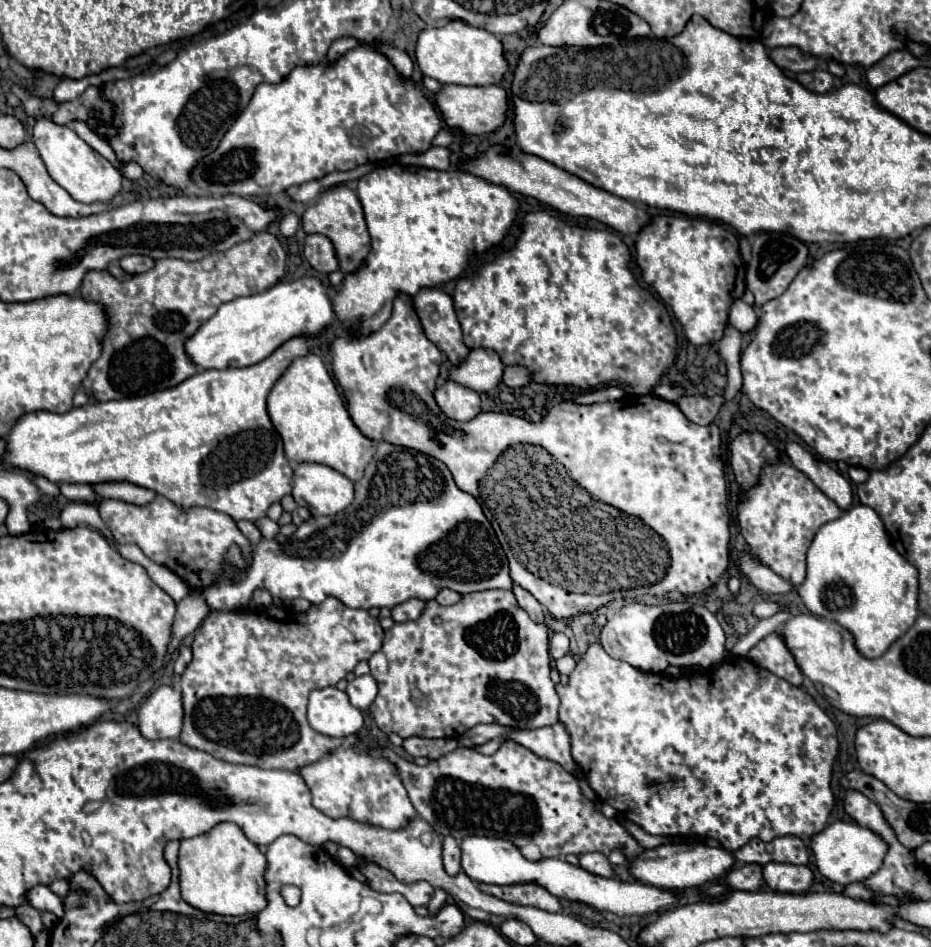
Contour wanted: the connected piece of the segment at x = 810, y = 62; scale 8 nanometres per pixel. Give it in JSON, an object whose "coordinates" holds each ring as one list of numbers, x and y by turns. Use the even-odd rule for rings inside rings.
{"coordinates":[[777,47,769,51,771,59,775,61,777,67,781,69,789,69,793,73,801,73,801,71,813,71,817,69,817,65,821,63,819,57,809,55,805,51,801,51,799,47]]}

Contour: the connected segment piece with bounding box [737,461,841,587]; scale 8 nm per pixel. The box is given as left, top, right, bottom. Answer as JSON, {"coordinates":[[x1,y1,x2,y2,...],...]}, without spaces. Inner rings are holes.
{"coordinates":[[785,461,769,465,761,471,759,485,747,491,745,501,737,505,737,511,741,533,751,551,793,587,799,587,805,581,805,557,813,535,821,525,841,515,837,503,833,503,823,491,819,491,805,473]]}

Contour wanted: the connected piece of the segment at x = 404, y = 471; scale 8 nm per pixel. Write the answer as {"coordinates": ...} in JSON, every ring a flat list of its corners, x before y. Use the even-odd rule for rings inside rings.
{"coordinates":[[379,441,379,443,377,443,377,453,375,453,373,461,365,467,363,479,355,483,355,501,353,501,347,509,343,509,343,511,339,511,337,515,331,515,331,517,309,517,305,523,301,523,301,525,297,527,297,533,293,533,291,537,277,535,275,539,263,539,259,545,253,547,253,565,251,565,251,567,245,567,245,561,243,561,241,551,239,551,237,547,231,547,231,551,227,553,227,561,229,561,229,563,227,563,227,569,225,569,225,579,219,581,219,583,215,583,215,585,211,585,211,587,207,587,207,589,203,591,203,593,205,593,205,599,207,599,207,605,209,605,211,609,215,609,215,611,235,611,235,609,245,607,257,587,265,587,267,591,271,591,275,605,279,605,279,601,285,603,285,605,289,605,295,597,303,597,303,599,307,599,309,603,319,604,325,600,327,596,333,596,337,597,341,603,345,603,347,607,361,607,361,609,371,609,371,607,379,607,379,609,381,609,381,607,387,607,387,609,393,609,395,605,405,603,405,601,409,601,409,599,429,601,429,599,433,599,433,597,435,597,441,589,445,589,445,587,449,587,451,591,457,591,457,593,461,593,461,595,465,595,465,593,475,593,475,591,487,591,487,589,511,589,511,587,513,587,511,577,509,577,509,565,507,565,505,551,501,549,499,539,497,539,497,535,495,535,491,523,489,523,487,517,483,515,483,509,481,509,481,505,477,503,477,499,475,499,473,495,461,491,461,489,455,485,455,481,453,481,449,469,445,467,445,463,441,463,441,461,437,461,437,459,425,455,425,453,391,445,391,443,387,443,387,441],[233,567,245,569,245,571,241,573,241,579,235,581,235,583,229,581]]}

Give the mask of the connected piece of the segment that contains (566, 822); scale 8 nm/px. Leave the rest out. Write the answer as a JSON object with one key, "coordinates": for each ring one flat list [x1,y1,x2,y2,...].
{"coordinates":[[503,741,493,755,481,755,473,749,459,747,457,751,451,751,439,761,429,761,425,767,419,767,413,761,399,757,389,747,381,747,381,755,385,755,385,759,395,765,395,771,401,777,419,817,425,819,437,835,451,835,457,841,469,835,489,835,509,839,517,847,535,843,541,849,543,857,559,859,569,853,583,855,589,851,609,855,617,847,623,847,627,859,633,859,637,853,643,851,643,847,637,845,637,841,625,831,623,825,619,825,615,819,607,819,605,815,601,815,601,811,595,809,593,801,589,801,581,793,579,781,571,773,567,773,559,763,543,759,515,741]]}

